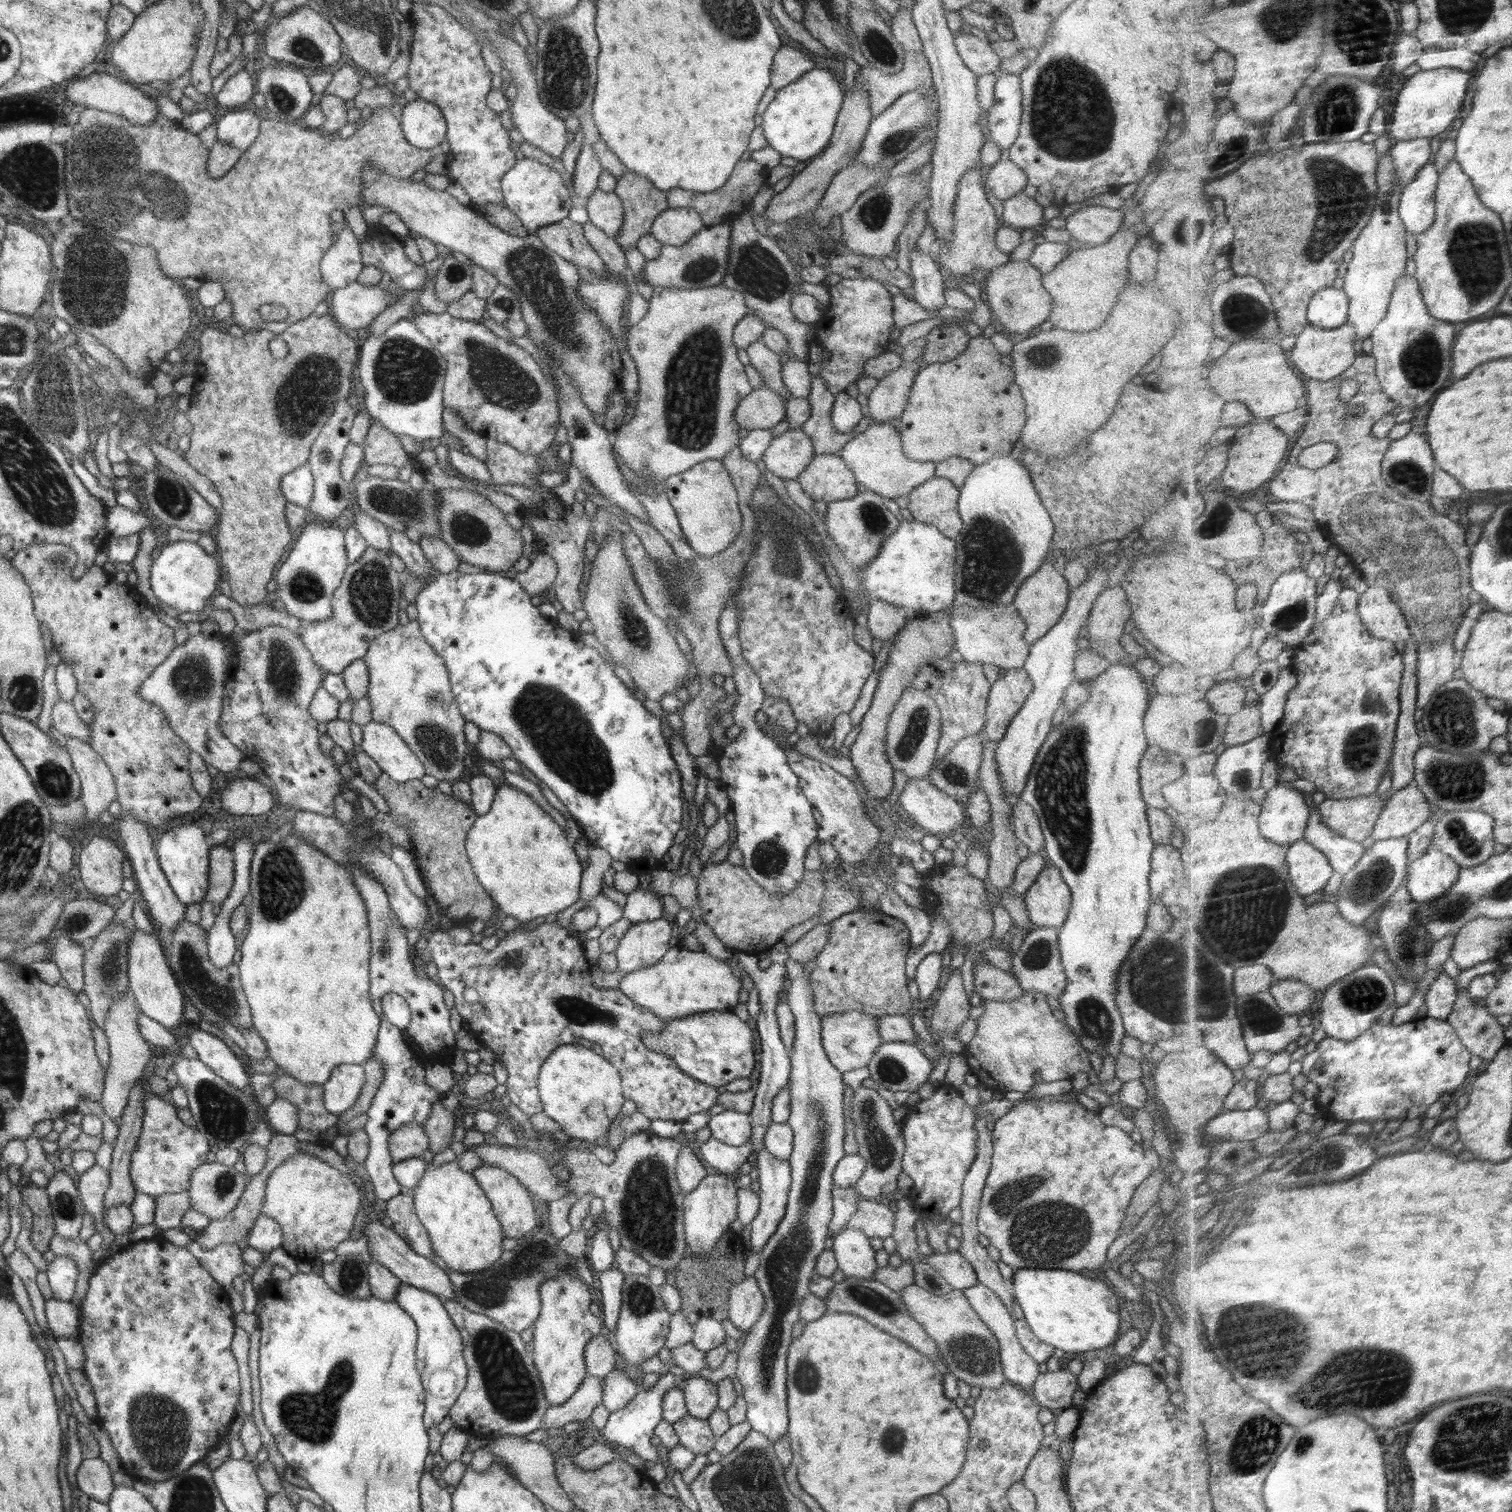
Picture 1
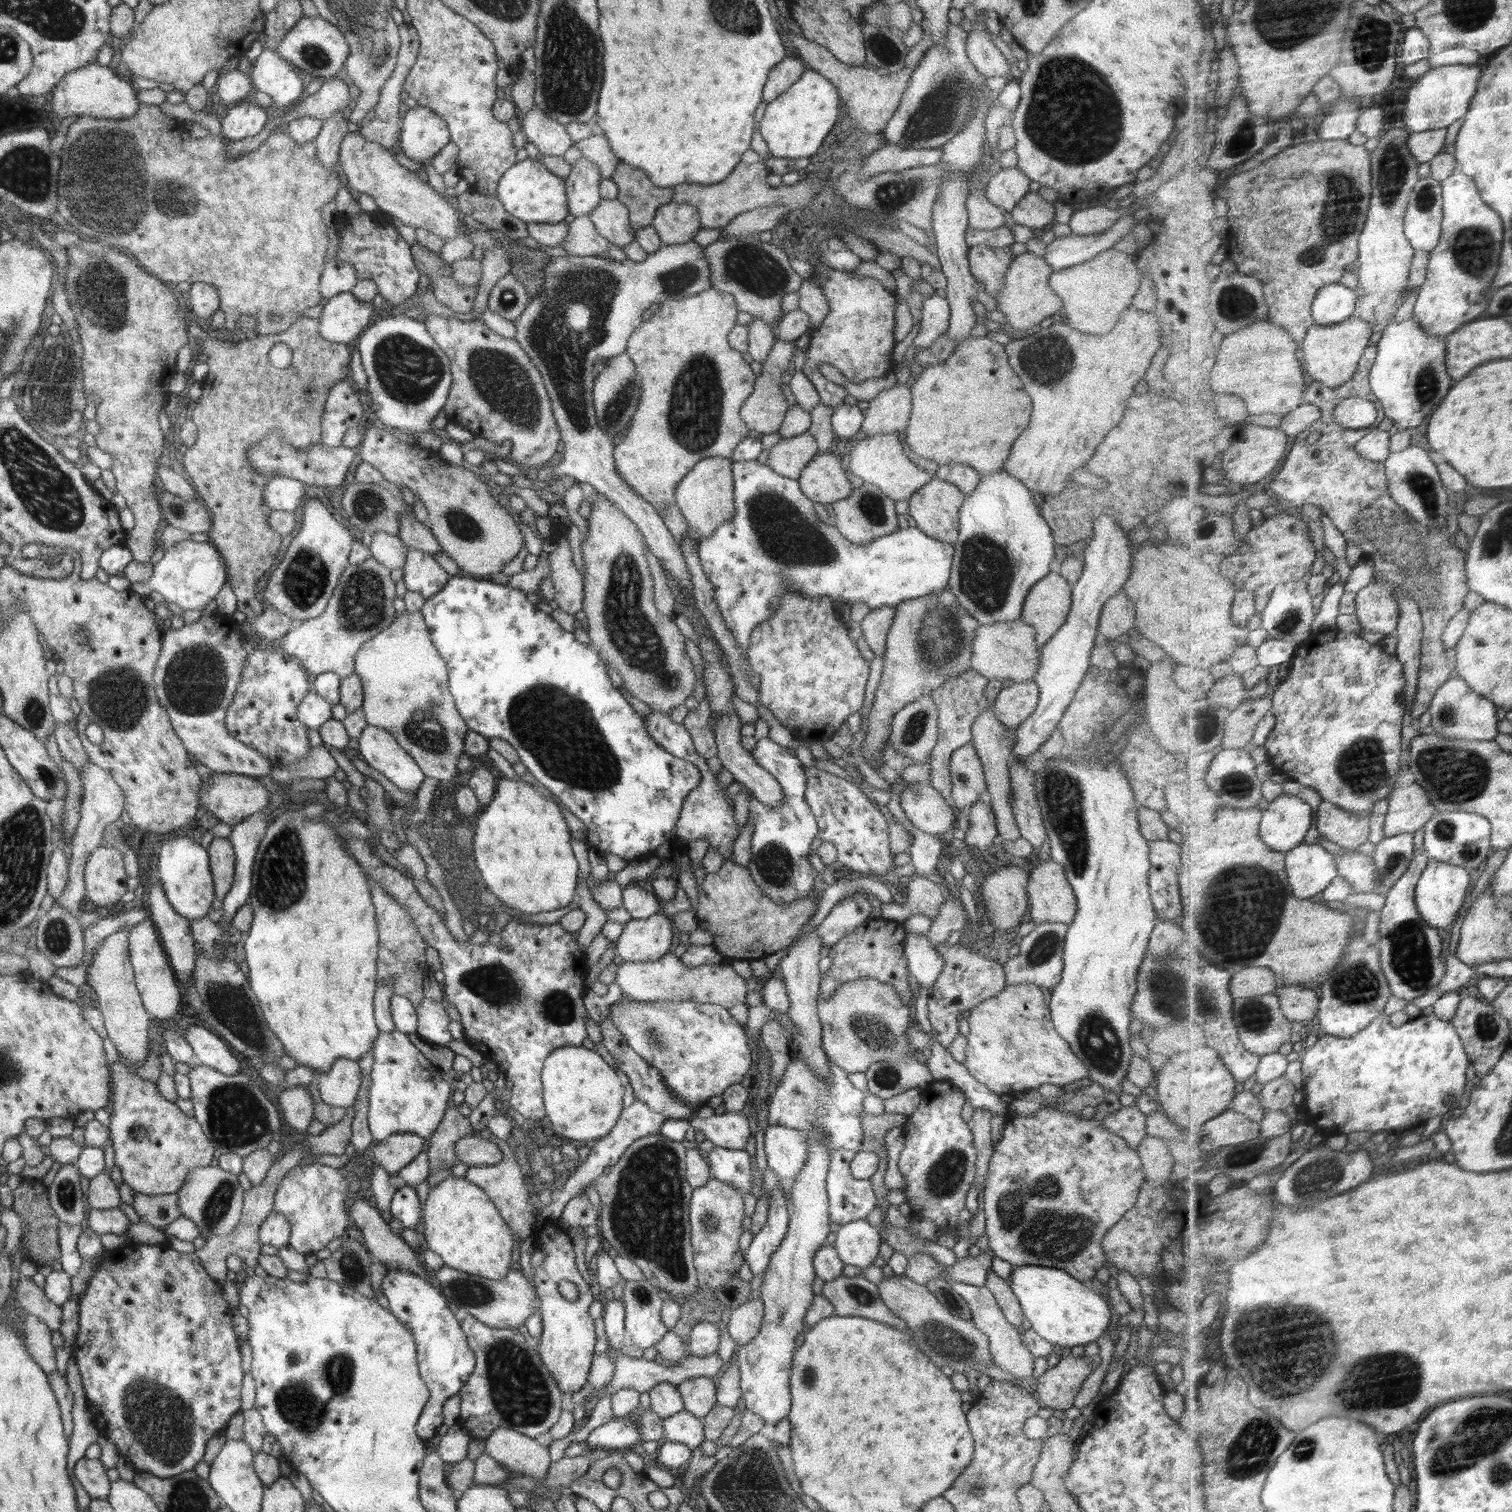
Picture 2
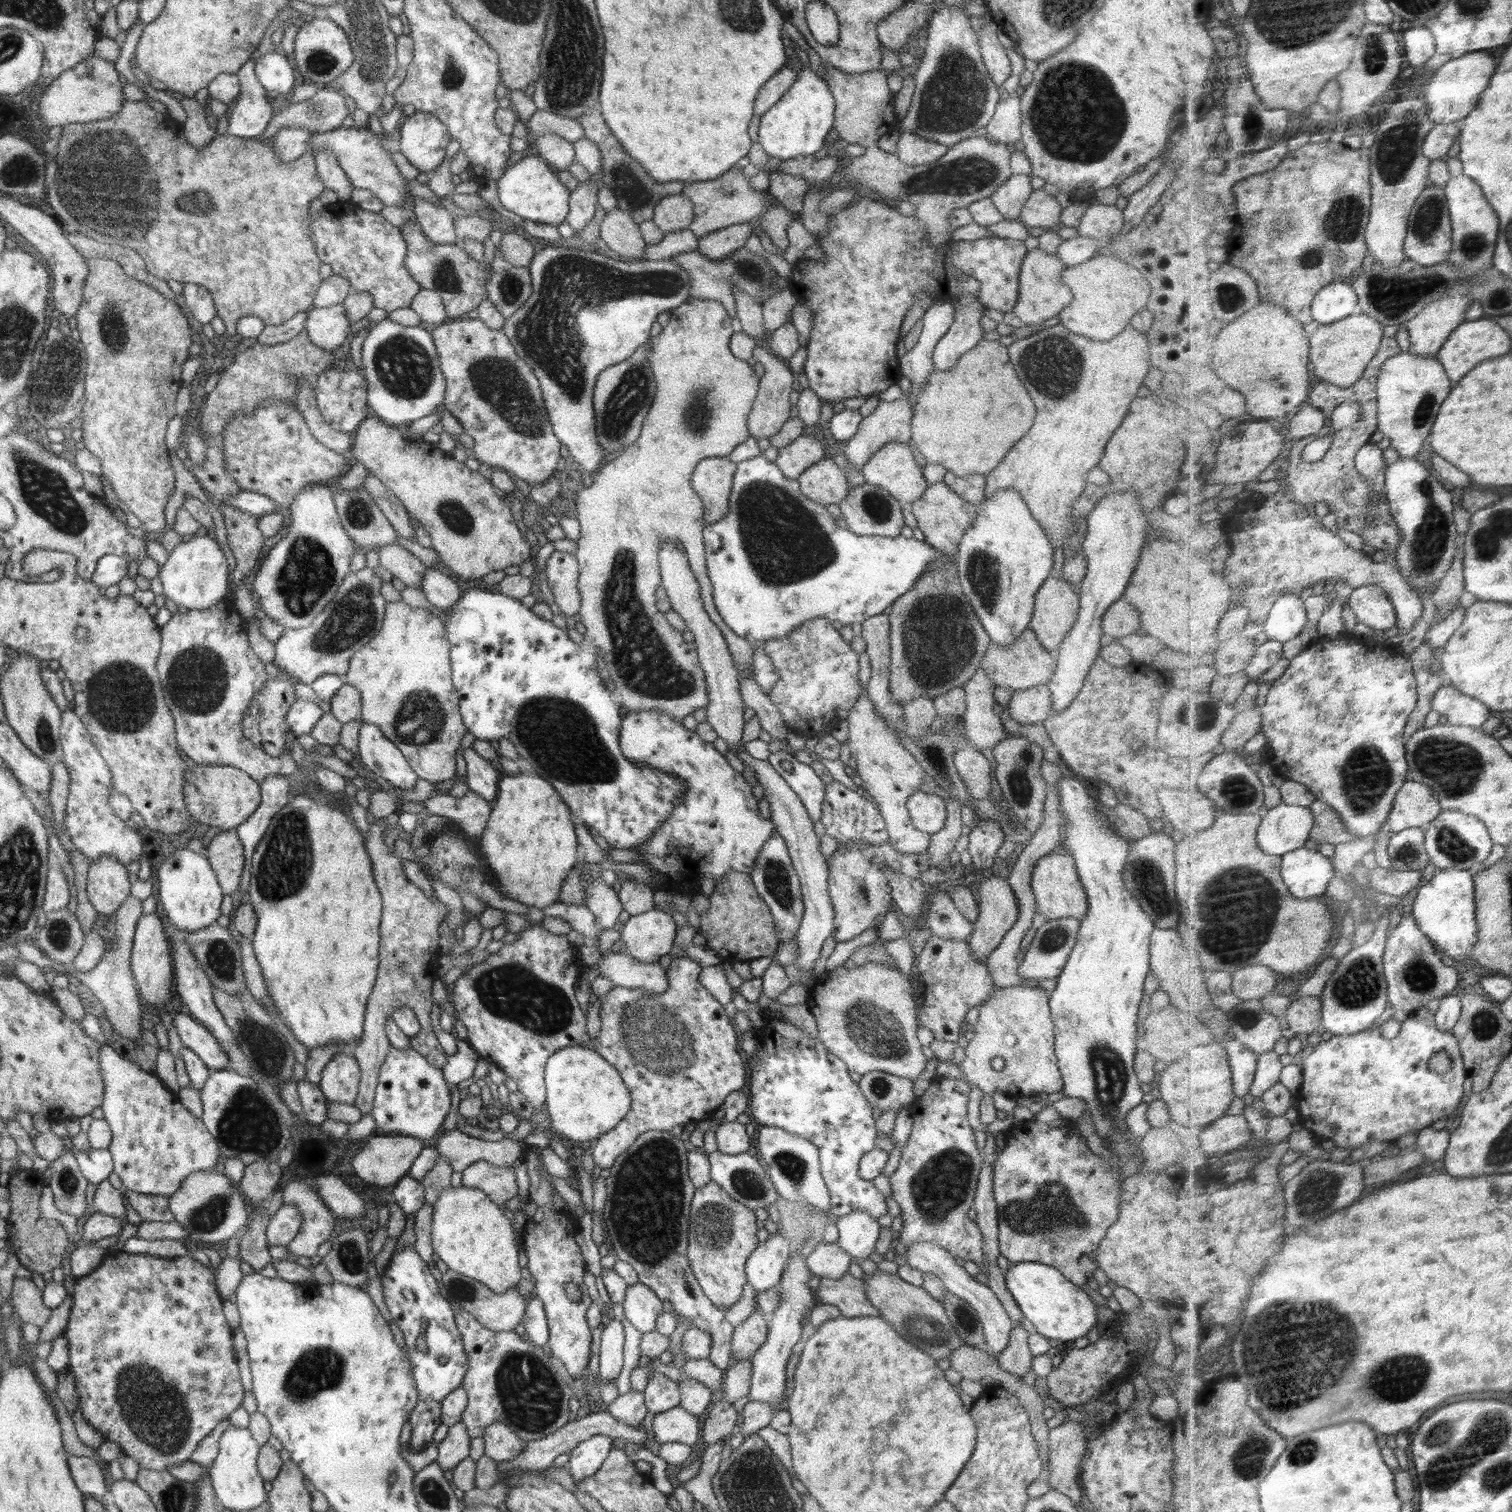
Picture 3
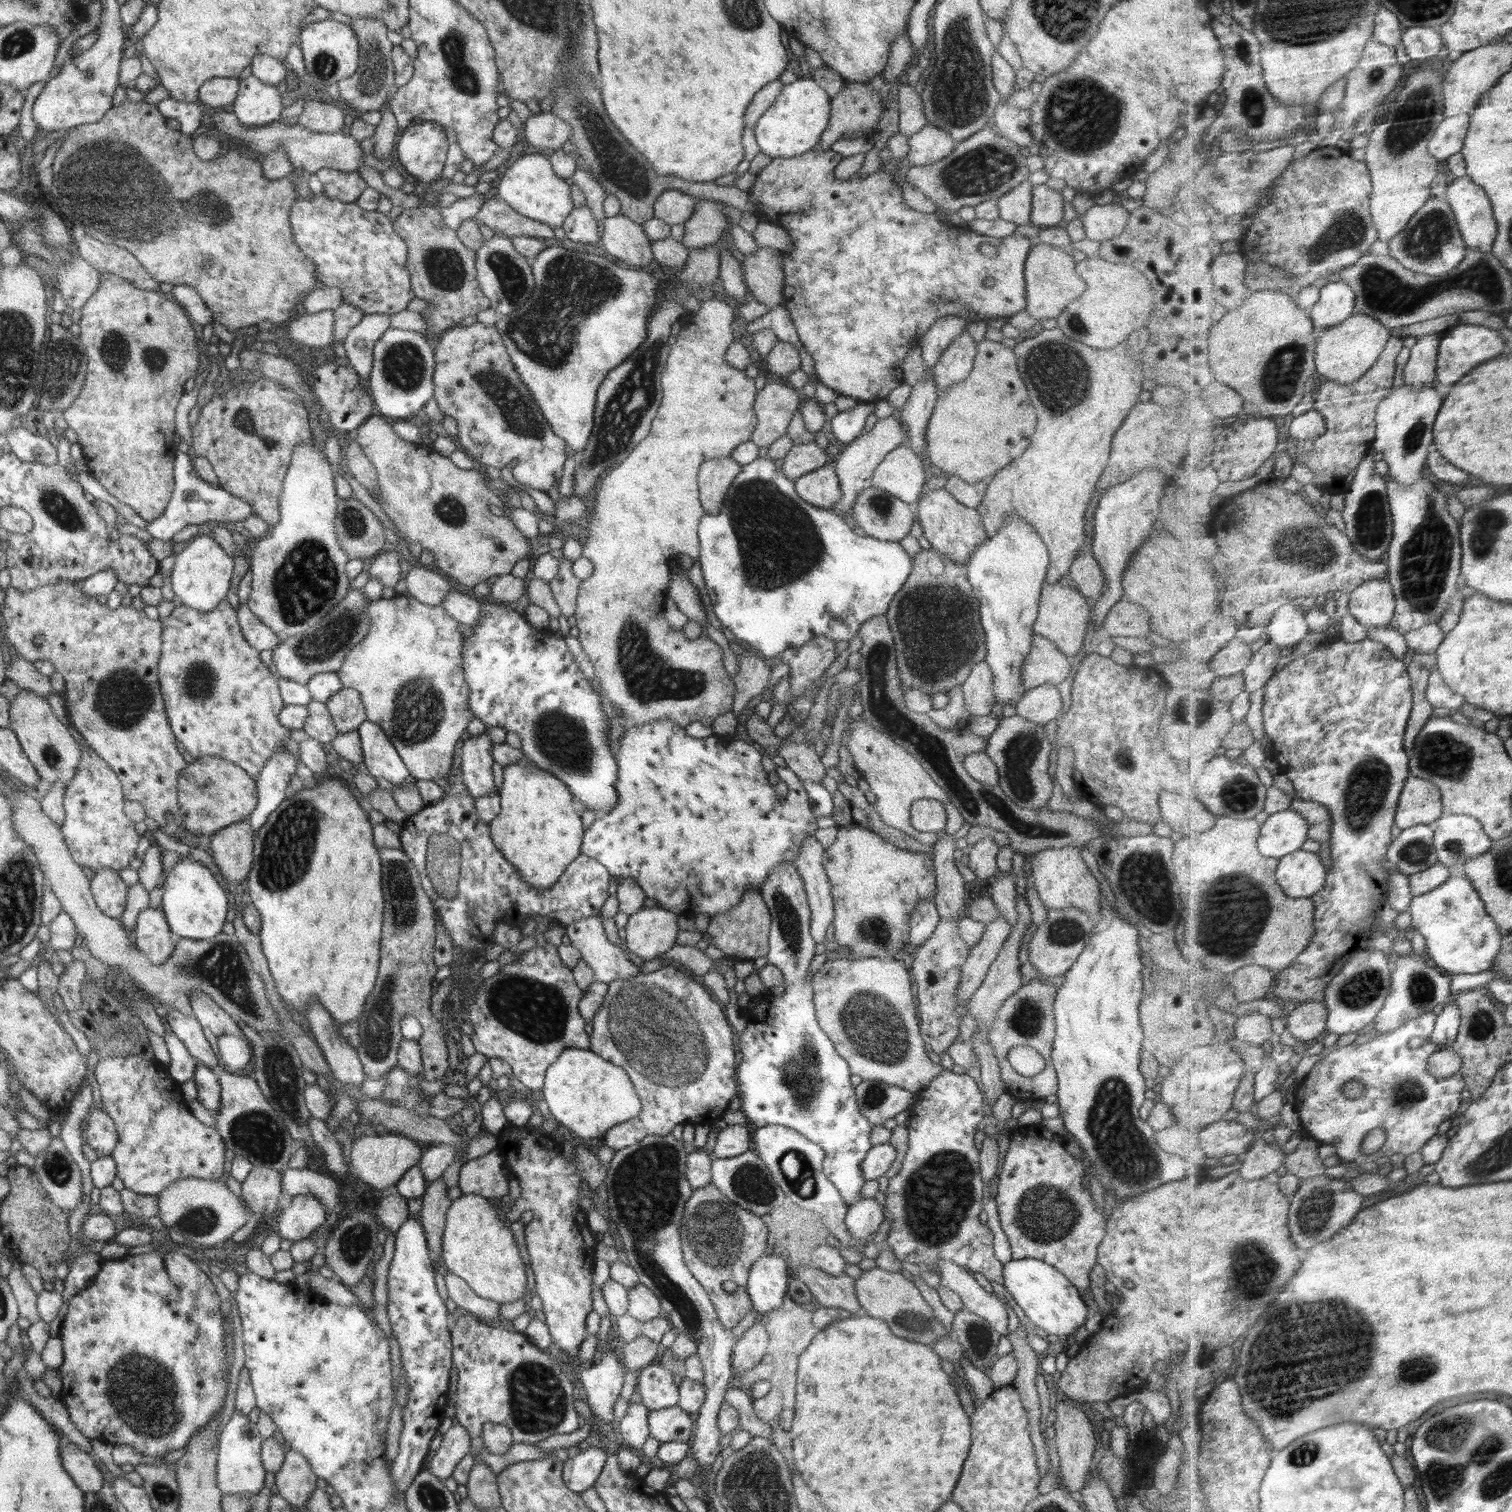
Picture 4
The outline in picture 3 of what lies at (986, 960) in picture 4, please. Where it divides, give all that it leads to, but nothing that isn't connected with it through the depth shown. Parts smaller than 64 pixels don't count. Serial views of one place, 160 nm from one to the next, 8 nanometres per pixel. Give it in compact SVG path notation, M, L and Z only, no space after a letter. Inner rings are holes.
M987 874L987 877L980 884L979 916L973 925L973 932L970 936L969 947L971 957L986 962L987 956L1000 944L1010 928L1018 920L1018 901L1014 897L1014 891L1010 889L1006 878Z

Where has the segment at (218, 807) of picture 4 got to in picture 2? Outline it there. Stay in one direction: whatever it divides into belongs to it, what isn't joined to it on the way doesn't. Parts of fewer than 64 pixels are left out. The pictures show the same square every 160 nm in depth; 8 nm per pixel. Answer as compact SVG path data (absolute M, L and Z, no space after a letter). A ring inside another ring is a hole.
M214 773L209 781L202 781L199 792L199 804L209 810L219 822L237 825L241 820L268 806L271 793L256 778L236 773Z

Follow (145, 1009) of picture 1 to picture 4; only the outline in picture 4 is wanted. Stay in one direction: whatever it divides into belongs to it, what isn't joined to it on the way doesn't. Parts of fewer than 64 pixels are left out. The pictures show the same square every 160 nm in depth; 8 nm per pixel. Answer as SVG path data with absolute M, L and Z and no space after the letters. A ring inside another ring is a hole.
M148 907L138 916L133 938L148 960L153 965L159 965L166 962L174 952L176 941L170 932L161 909Z

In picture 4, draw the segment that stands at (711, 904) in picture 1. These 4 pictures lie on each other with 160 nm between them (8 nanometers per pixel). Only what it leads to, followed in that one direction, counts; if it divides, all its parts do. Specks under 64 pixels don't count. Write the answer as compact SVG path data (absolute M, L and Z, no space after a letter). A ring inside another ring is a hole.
M747 889L740 903L736 903L736 907L720 914L714 914L714 917L710 918L706 937L711 939L716 948L731 958L754 960L768 954L770 926L771 914L761 894L754 889Z

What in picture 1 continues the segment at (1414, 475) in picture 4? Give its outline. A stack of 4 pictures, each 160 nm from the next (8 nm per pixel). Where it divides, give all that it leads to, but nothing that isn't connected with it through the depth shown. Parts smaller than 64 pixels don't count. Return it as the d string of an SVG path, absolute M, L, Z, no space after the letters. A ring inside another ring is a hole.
M1405 274L1394 291L1388 316L1371 336L1374 342L1373 354L1377 358L1380 383L1384 391L1392 396L1404 410L1412 411L1428 404L1444 388L1454 370L1454 342L1458 328L1448 320L1440 320L1431 314L1430 306L1424 300L1419 279Z

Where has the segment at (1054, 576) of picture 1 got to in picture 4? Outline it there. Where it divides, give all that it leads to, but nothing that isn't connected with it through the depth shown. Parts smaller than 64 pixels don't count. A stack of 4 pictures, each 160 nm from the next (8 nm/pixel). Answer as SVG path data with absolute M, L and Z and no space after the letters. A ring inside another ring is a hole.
M1060 582L1044 584L1041 590L1039 613L1033 626L1033 632L1051 640L1067 659L1076 657L1084 644L1091 610L1086 597L1076 588L1062 585Z

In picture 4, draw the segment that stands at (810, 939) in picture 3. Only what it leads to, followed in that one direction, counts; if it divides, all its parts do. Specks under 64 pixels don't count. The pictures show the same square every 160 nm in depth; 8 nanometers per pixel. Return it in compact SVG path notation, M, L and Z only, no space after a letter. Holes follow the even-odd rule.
M807 834L793 864L802 877L810 914L810 934L815 943L825 944L828 926L834 921L832 885L822 867L825 848L813 835Z

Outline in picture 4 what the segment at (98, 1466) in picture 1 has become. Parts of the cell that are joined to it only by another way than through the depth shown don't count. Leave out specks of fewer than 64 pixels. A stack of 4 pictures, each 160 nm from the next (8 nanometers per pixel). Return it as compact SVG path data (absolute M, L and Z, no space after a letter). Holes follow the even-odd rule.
M69 1441L60 1446L64 1471L83 1492L98 1492L106 1482L96 1466L95 1458Z

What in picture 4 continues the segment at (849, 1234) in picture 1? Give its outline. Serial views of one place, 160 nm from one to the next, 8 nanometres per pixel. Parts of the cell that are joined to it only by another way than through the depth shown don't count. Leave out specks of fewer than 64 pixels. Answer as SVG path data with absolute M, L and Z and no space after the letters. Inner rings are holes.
M866 1197L848 1207L845 1225L851 1235L866 1246L884 1217L885 1214L882 1213L882 1207L878 1201L874 1197Z

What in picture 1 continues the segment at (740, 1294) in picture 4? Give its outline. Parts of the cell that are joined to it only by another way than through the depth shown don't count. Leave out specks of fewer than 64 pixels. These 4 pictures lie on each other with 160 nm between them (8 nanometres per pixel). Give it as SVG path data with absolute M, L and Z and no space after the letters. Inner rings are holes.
M706 1175L692 1192L686 1193L683 1200L683 1223L685 1239L696 1256L705 1258L713 1252L715 1244L727 1232L732 1222L737 1220L737 1187L734 1177L727 1175Z

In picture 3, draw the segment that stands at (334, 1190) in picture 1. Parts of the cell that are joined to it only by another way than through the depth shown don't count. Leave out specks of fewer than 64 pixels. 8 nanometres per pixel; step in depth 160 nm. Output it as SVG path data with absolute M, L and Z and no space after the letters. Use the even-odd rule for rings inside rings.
M309 1179L292 1180L283 1189L283 1204L294 1205L301 1212L302 1226L298 1234L287 1244L296 1257L312 1258L318 1246L330 1238L338 1226L338 1217L324 1204L315 1184Z

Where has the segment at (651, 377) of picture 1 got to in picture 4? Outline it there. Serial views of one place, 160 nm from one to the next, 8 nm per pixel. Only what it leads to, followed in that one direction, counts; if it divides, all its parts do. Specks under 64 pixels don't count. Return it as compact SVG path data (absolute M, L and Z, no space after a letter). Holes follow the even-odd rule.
M715 298L705 301L696 314L686 313L681 318L682 330L676 338L676 343L671 346L669 355L667 356L666 364L661 375L661 386L663 389L663 397L656 412L656 417L652 420L650 432L635 448L634 451L616 468L610 469L604 473L599 479L596 490L590 497L590 508L588 510L588 527L586 529L587 539L583 545L581 556L585 556L594 564L594 571L587 579L583 579L580 583L580 588L577 596L577 609L575 610L576 628L579 628L577 639L581 642L582 648L588 659L594 665L594 674L598 680L599 691L605 699L607 705L613 708L620 708L622 714L628 718L632 718L634 724L644 724L653 720L666 718L675 722L678 726L686 728L690 722L702 720L702 718L718 718L731 710L738 717L742 709L754 696L763 694L770 680L771 668L756 655L756 652L751 647L741 644L742 653L735 654L737 664L740 665L740 671L736 676L731 676L724 669L723 650L715 642L712 641L706 634L690 640L686 635L678 629L674 629L668 625L668 621L664 618L663 605L666 600L667 590L669 589L670 570L667 569L667 564L673 562L678 554L688 554L692 560L699 560L700 543L699 543L699 525L700 520L706 515L703 506L699 499L699 486L697 483L697 475L699 474L699 466L704 462L718 457L731 457L732 452L742 443L751 441L754 427L756 427L757 419L754 413L754 404L756 394L755 380L746 376L744 370L738 370L730 366L725 360L724 355L728 347L736 341L738 332L735 332L730 326L736 320L735 306L731 306L724 301Z

